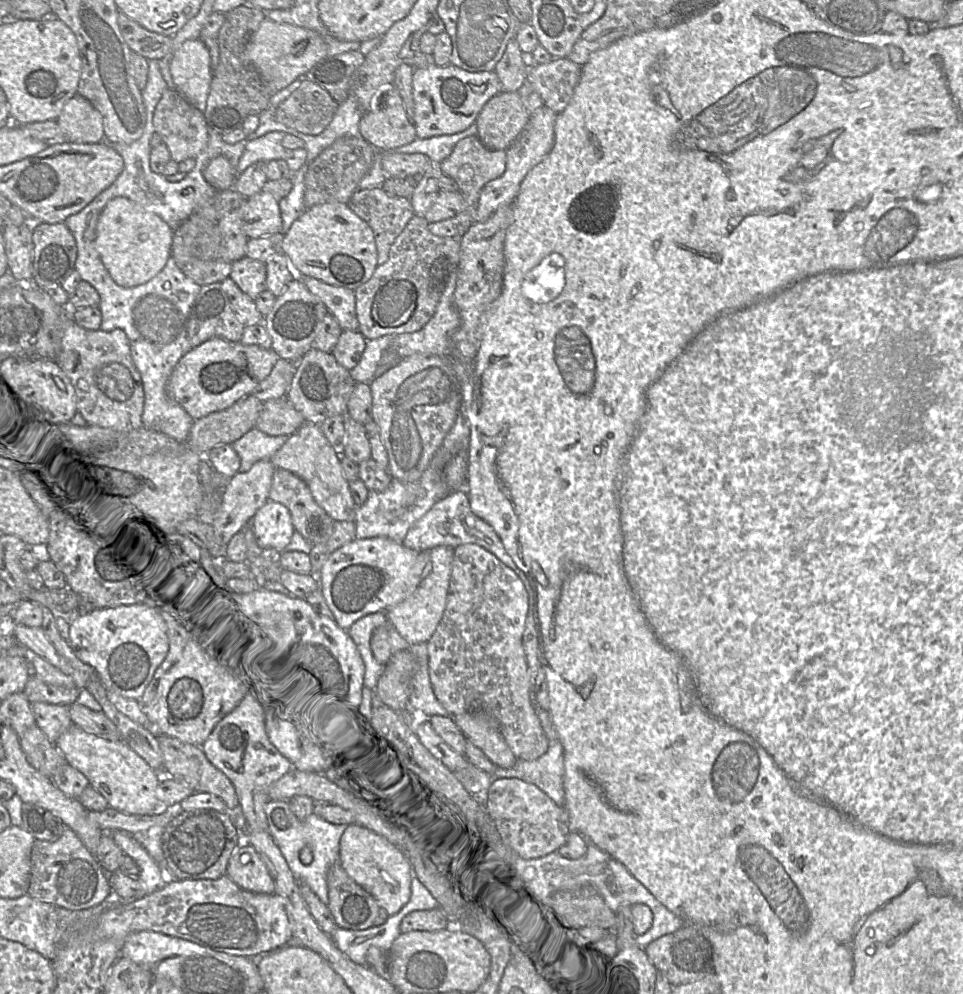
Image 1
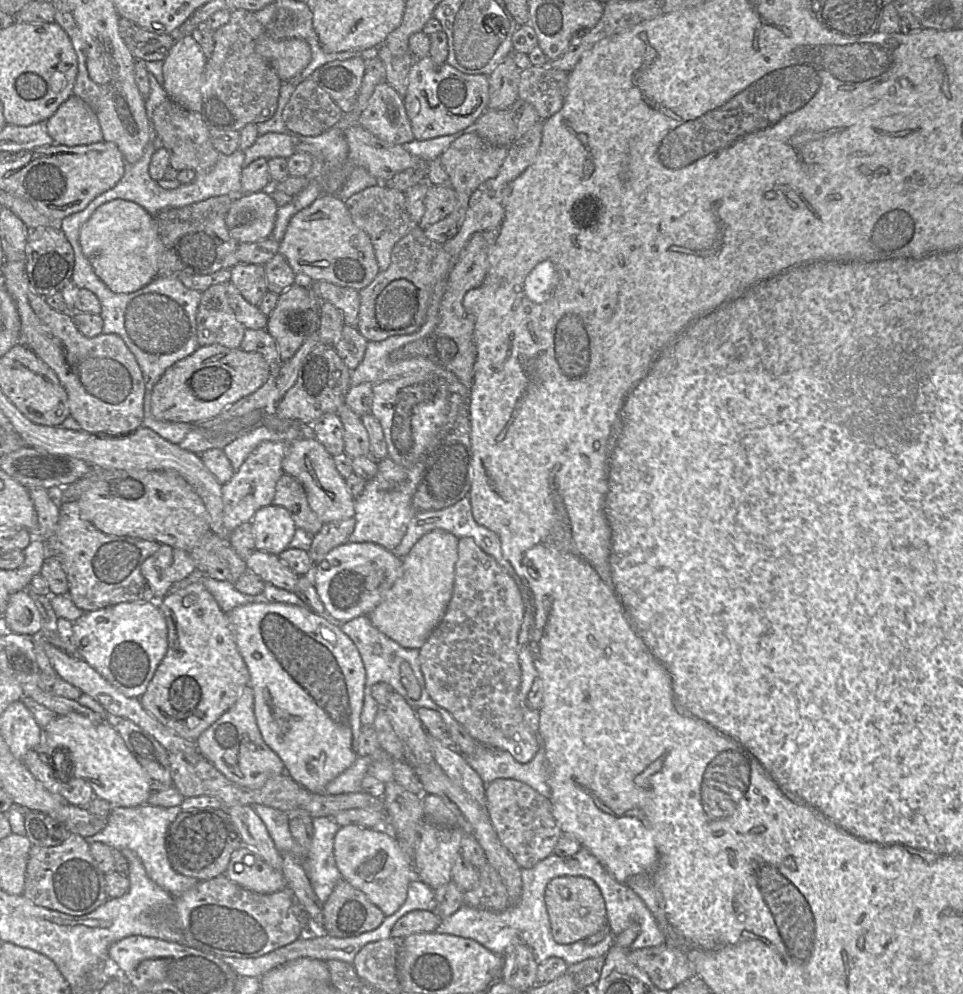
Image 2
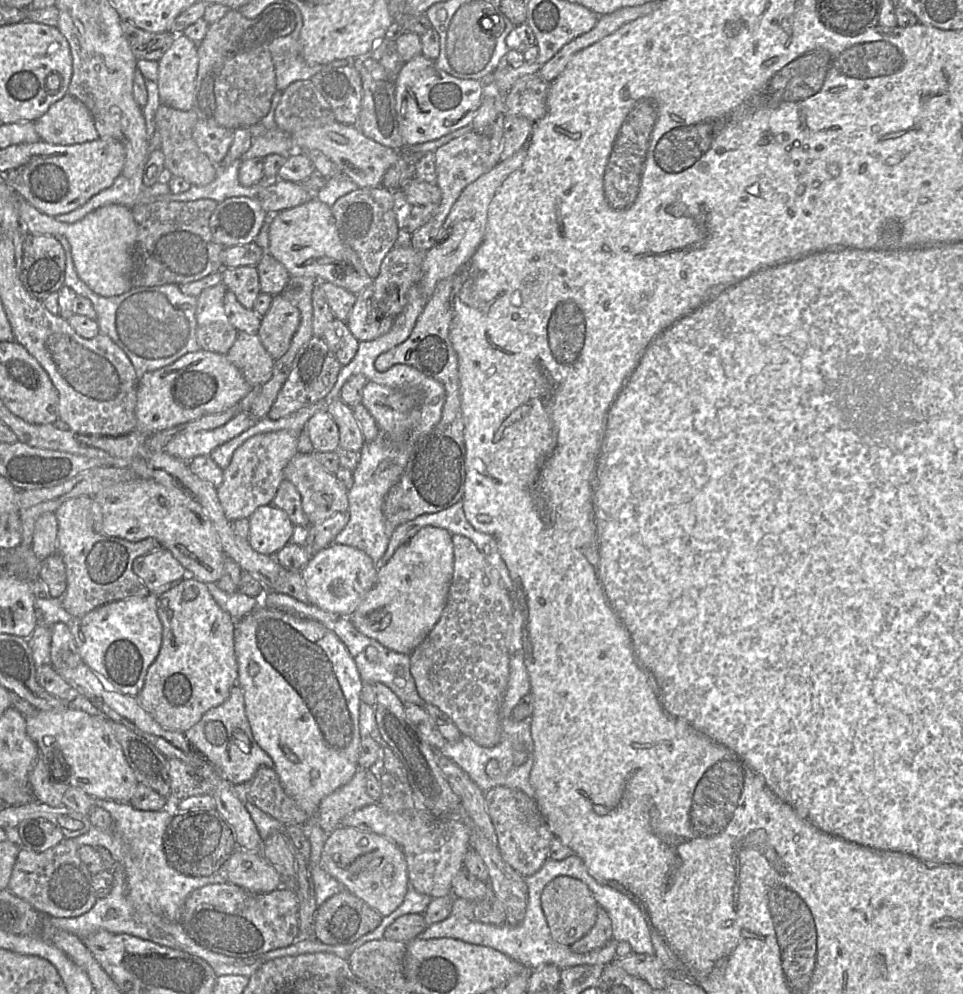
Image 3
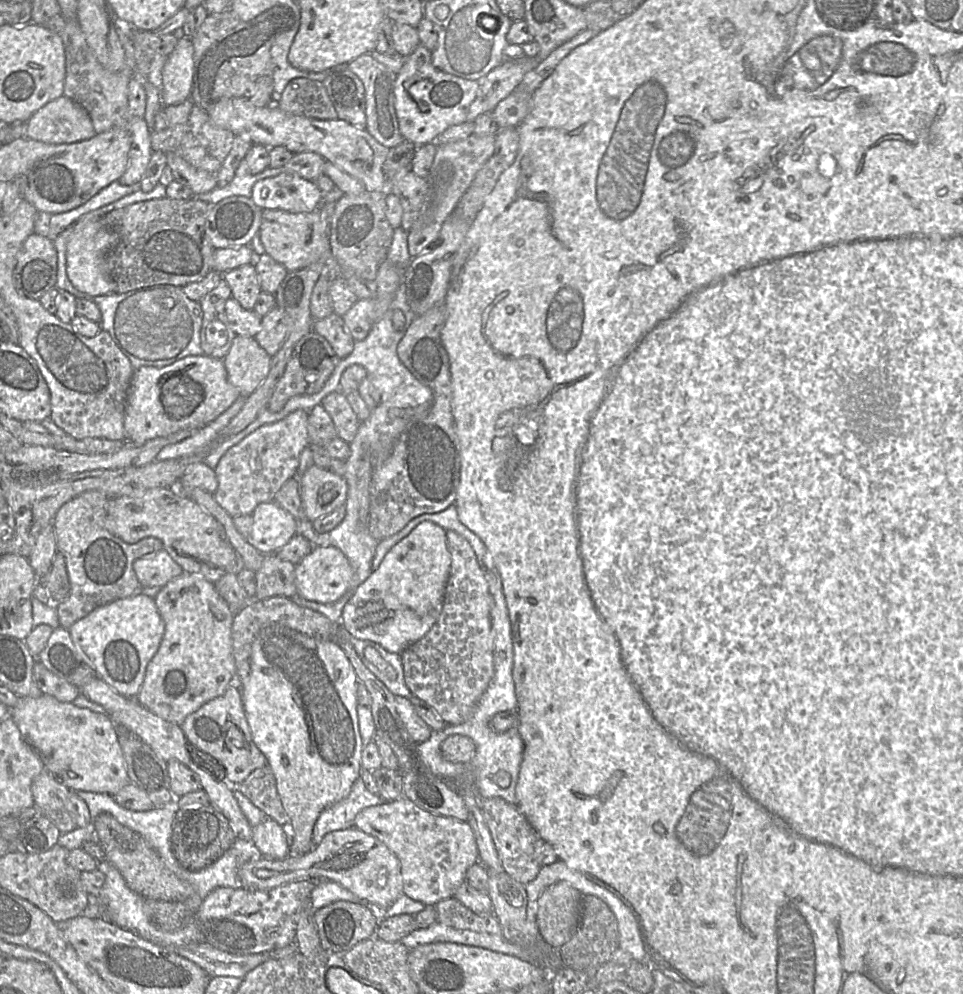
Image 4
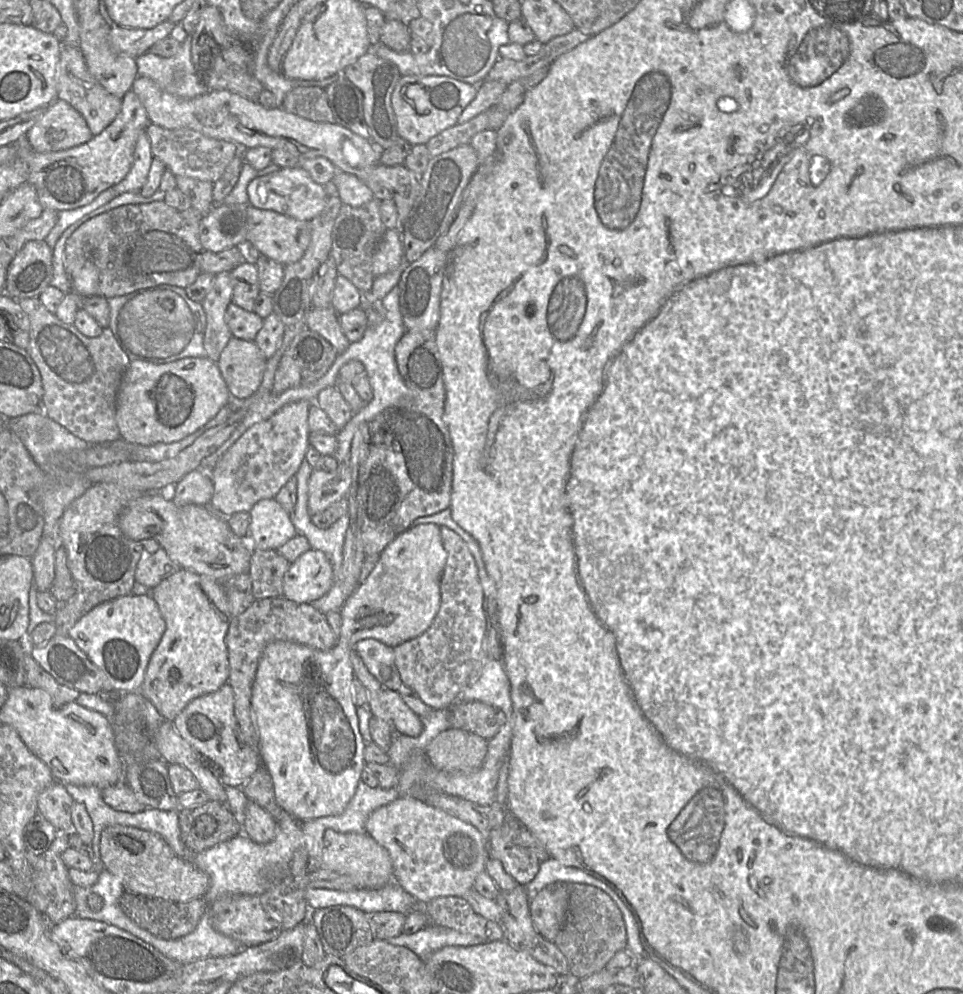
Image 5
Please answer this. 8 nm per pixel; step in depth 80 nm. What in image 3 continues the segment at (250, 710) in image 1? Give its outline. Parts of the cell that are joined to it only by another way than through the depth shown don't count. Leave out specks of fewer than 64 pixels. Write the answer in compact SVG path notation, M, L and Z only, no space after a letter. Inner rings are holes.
M238 684L231 689L225 702L207 711L201 720L184 734L192 746L232 784L248 782L261 767L274 769L272 758L254 739L246 715L244 693Z

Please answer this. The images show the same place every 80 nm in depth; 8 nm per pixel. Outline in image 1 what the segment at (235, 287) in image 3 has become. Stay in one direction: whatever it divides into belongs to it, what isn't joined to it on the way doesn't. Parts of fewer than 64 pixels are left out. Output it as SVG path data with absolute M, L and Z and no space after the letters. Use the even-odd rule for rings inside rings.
M243 257L232 263L229 277L251 299L256 300L266 288L265 263Z

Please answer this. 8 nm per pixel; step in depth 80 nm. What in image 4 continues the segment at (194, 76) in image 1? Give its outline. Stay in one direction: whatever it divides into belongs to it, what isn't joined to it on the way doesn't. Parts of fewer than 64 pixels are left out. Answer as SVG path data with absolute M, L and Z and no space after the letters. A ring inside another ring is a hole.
M184 36L167 56L162 70L160 98L164 106L178 105L190 98L193 74L194 46L191 38Z

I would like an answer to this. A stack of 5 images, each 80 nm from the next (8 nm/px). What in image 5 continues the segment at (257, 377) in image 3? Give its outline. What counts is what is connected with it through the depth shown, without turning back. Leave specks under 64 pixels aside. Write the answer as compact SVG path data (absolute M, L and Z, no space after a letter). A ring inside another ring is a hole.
M232 337L217 361L230 396L247 399L259 388L267 359L254 341Z

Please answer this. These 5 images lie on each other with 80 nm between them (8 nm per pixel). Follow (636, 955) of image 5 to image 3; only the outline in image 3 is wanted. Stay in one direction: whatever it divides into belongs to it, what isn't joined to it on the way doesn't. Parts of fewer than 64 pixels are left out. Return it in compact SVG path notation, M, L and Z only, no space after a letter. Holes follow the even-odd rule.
M583 878L580 881L588 886L599 906L608 913L612 923L613 939L617 942L628 942L634 953L653 955L650 928L640 908L626 895L609 886L600 885L596 880Z

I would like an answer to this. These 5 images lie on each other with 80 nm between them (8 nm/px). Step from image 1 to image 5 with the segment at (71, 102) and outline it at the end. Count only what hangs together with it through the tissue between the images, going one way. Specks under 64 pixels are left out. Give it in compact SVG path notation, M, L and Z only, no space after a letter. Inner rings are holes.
M55 99L46 106L41 117L25 135L31 148L39 153L66 150L85 144L93 137L84 117L69 103L61 99Z

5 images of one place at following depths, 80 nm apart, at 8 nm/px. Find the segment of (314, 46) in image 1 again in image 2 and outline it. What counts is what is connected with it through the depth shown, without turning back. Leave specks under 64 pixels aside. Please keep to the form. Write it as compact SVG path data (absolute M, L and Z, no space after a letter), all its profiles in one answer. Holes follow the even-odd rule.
M266 32L257 39L255 51L270 63L282 83L296 77L311 60L311 49L305 40L274 39Z

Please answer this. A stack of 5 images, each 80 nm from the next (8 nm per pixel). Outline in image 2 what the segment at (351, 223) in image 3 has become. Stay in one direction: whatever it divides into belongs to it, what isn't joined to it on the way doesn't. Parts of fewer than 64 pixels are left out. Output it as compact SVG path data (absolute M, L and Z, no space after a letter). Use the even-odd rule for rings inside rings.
M378 183L353 194L344 203L354 224L370 238L379 271L386 270L390 264L393 246L408 232L412 225L404 193L387 188L383 183Z

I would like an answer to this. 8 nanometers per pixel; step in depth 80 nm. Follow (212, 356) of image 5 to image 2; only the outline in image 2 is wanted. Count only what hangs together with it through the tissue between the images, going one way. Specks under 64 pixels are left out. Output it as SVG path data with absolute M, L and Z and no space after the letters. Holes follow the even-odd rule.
M226 284L211 285L201 293L196 313L199 347L218 344L230 349L239 348L245 329L229 306Z

